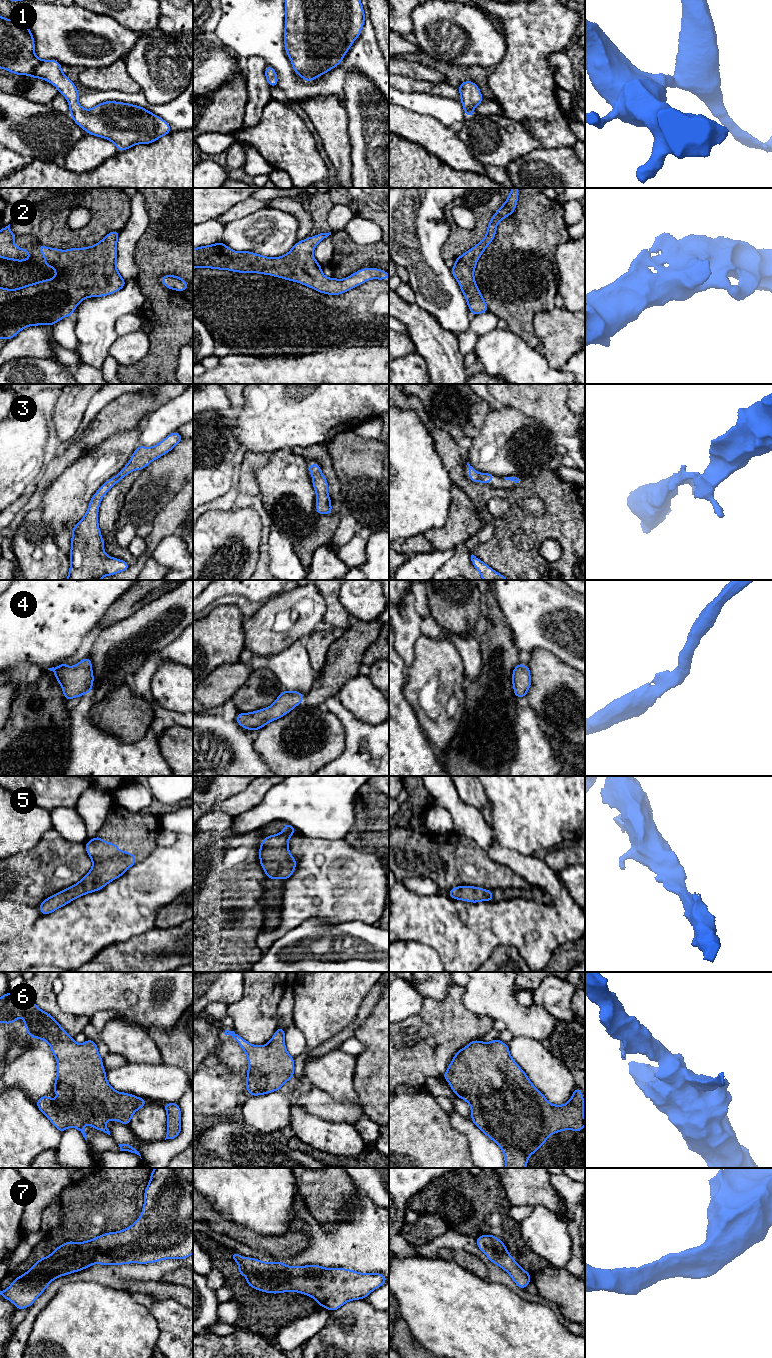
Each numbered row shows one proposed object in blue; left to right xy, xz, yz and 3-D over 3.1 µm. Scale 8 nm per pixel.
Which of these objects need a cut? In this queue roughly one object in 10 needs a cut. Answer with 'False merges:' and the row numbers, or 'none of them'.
False merges: none of them

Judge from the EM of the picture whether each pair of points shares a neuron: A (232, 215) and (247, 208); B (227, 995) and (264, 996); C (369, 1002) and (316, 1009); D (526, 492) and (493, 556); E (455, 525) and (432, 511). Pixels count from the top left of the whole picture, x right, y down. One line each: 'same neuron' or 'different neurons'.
A: same neuron
B: different neurons
C: different neurons
D: same neuron
E: different neurons

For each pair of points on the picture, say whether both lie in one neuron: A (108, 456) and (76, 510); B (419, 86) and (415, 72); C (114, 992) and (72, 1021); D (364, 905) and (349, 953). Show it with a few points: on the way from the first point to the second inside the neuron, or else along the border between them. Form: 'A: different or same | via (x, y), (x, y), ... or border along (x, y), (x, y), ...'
A: same | via (95, 469), (76, 488), (76, 497)
B: different | border along (399, 74), (418, 80), (440, 82)
C: different | border along (59, 1005), (66, 1012), (84, 1015), (89, 1019)
D: different | border along (373, 923), (345, 921), (336, 924)

